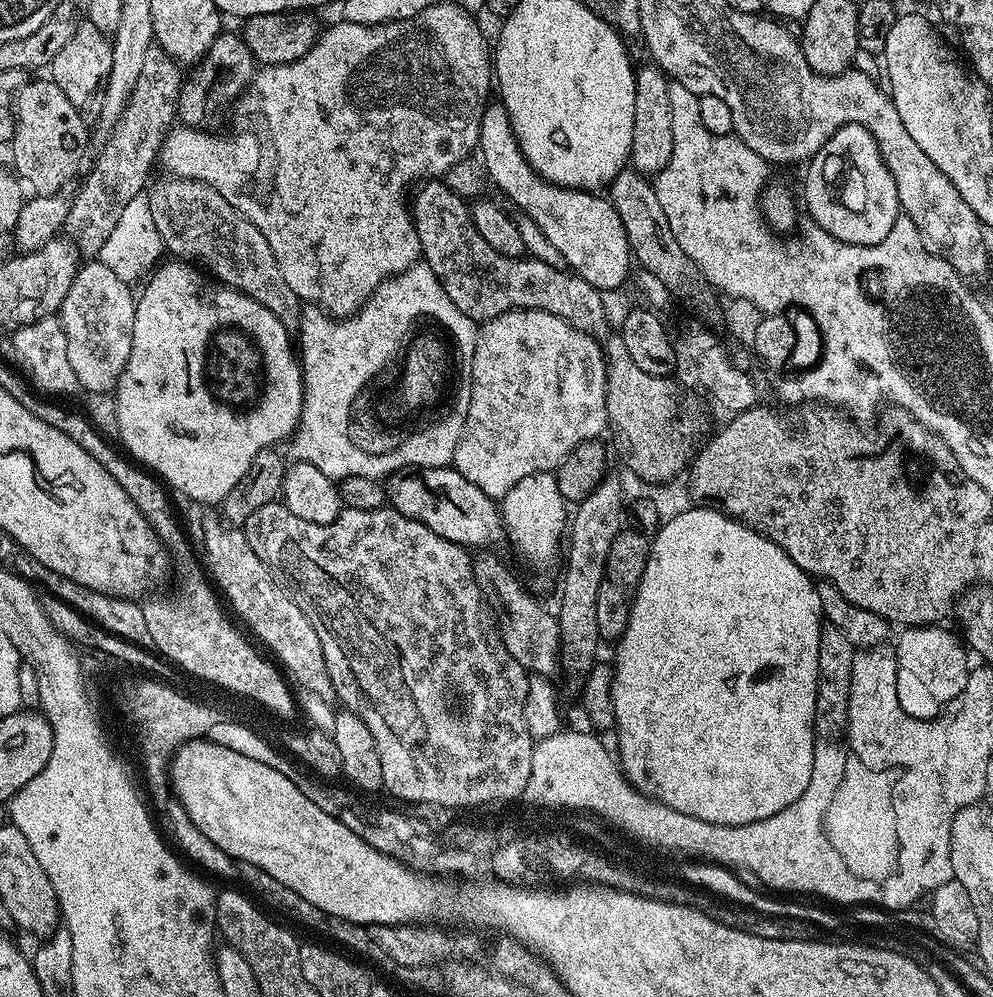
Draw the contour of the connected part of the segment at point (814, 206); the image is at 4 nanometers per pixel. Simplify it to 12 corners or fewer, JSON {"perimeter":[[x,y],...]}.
{"perimeter":[[870,130],[835,132],[807,161],[807,215],[880,244],[898,186]]}

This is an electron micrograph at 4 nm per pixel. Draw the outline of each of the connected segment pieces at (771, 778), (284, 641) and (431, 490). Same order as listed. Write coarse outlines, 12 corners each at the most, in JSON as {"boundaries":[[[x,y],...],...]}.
{"boundaries":[[[688,506],[614,659],[633,788],[722,826],[810,786],[813,577]],[[174,508],[231,615],[301,689],[335,701],[322,642],[243,527]],[[455,467],[403,468],[386,500],[465,549],[505,543],[497,501]]]}

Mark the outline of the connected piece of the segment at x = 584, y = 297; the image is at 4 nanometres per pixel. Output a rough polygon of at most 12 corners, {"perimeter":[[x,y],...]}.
{"perimeter":[[440,178],[411,197],[423,263],[477,322],[546,310],[603,337],[570,270],[506,258]]}

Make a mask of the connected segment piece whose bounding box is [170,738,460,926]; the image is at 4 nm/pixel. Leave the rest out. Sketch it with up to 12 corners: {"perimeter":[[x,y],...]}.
{"perimeter":[[207,738],[170,787],[233,861],[327,916],[456,920],[451,879],[374,850]]}

